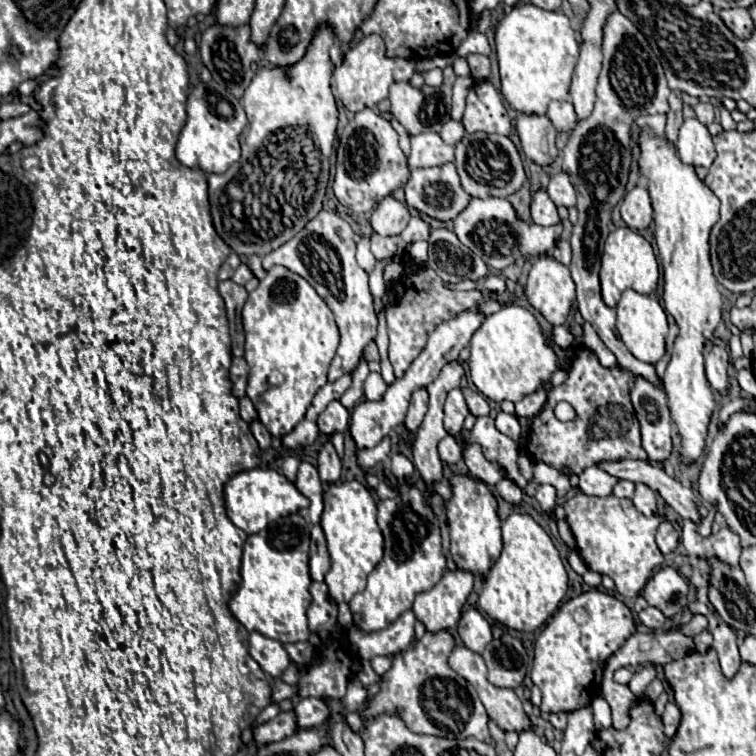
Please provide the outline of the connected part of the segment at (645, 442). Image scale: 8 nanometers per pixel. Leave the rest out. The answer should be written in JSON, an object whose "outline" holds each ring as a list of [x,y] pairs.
{"outline":[[[634,378],[632,404],[642,432],[642,448],[650,462],[664,462],[672,452],[672,416],[668,410],[668,398],[664,390]]]}

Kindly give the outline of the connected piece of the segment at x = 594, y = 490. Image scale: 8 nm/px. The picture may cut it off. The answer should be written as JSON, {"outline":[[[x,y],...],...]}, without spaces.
{"outline":[[[590,466],[580,474],[578,490],[588,496],[608,496],[612,494],[612,486],[618,482],[618,478],[612,478],[604,470]]]}

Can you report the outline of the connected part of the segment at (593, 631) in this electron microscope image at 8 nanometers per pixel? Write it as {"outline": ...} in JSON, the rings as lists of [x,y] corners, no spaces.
{"outline":[[[602,590],[584,592],[564,602],[536,638],[530,680],[542,690],[540,710],[544,714],[580,710],[600,694],[606,660],[636,632],[632,612],[620,600],[610,604],[612,600],[616,598]]]}

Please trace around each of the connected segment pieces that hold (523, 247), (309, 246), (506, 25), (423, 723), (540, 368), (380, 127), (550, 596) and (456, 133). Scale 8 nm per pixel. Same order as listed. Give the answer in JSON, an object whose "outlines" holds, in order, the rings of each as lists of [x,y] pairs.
{"outlines":[[[[472,198],[470,204],[452,220],[452,224],[458,240],[496,270],[514,264],[516,256],[550,252],[562,234],[562,224],[544,228],[538,224],[526,224],[518,220],[516,210],[506,198]]],[[[318,212],[292,240],[284,246],[268,254],[262,264],[270,268],[274,264],[282,264],[288,270],[300,274],[310,286],[318,292],[318,296],[328,304],[334,312],[336,324],[340,328],[340,346],[332,360],[328,382],[338,380],[348,370],[354,370],[362,358],[362,350],[368,342],[376,338],[376,312],[374,312],[374,296],[368,288],[368,272],[362,270],[356,262],[356,244],[352,240],[354,230],[346,220],[332,212]]],[[[518,4],[496,26],[496,52],[502,78],[502,94],[508,104],[526,114],[546,114],[552,100],[568,100],[568,88],[578,62],[578,42],[570,20],[562,12],[542,10],[534,4]]],[[[426,632],[412,648],[392,658],[392,668],[382,676],[380,692],[372,698],[372,710],[368,714],[380,714],[380,710],[402,708],[402,718],[410,730],[418,734],[432,734],[444,738],[476,738],[492,742],[488,734],[488,714],[482,706],[474,686],[456,674],[448,666],[448,654],[452,652],[454,638],[450,632]]],[[[510,304],[490,314],[474,332],[470,340],[468,366],[474,386],[486,398],[496,402],[518,402],[522,396],[532,394],[538,386],[542,386],[542,382],[550,380],[558,366],[558,358],[552,346],[548,348],[534,314],[518,304]]],[[[370,108],[356,112],[340,132],[336,176],[332,184],[338,202],[352,212],[372,212],[384,196],[404,186],[408,178],[410,170],[406,166],[406,156],[398,146],[398,134],[390,120]]],[[[514,512],[502,522],[504,548],[500,558],[482,578],[478,606],[492,620],[518,632],[534,632],[558,608],[568,590],[568,576],[550,536],[532,520],[530,514]]],[[[450,120],[450,122],[446,122],[444,126],[442,126],[442,130],[440,130],[440,136],[442,136],[442,140],[446,142],[446,144],[458,144],[460,140],[462,140],[462,136],[466,134],[466,130],[464,130],[464,126],[462,126],[462,122],[456,122],[456,120]]]]}

